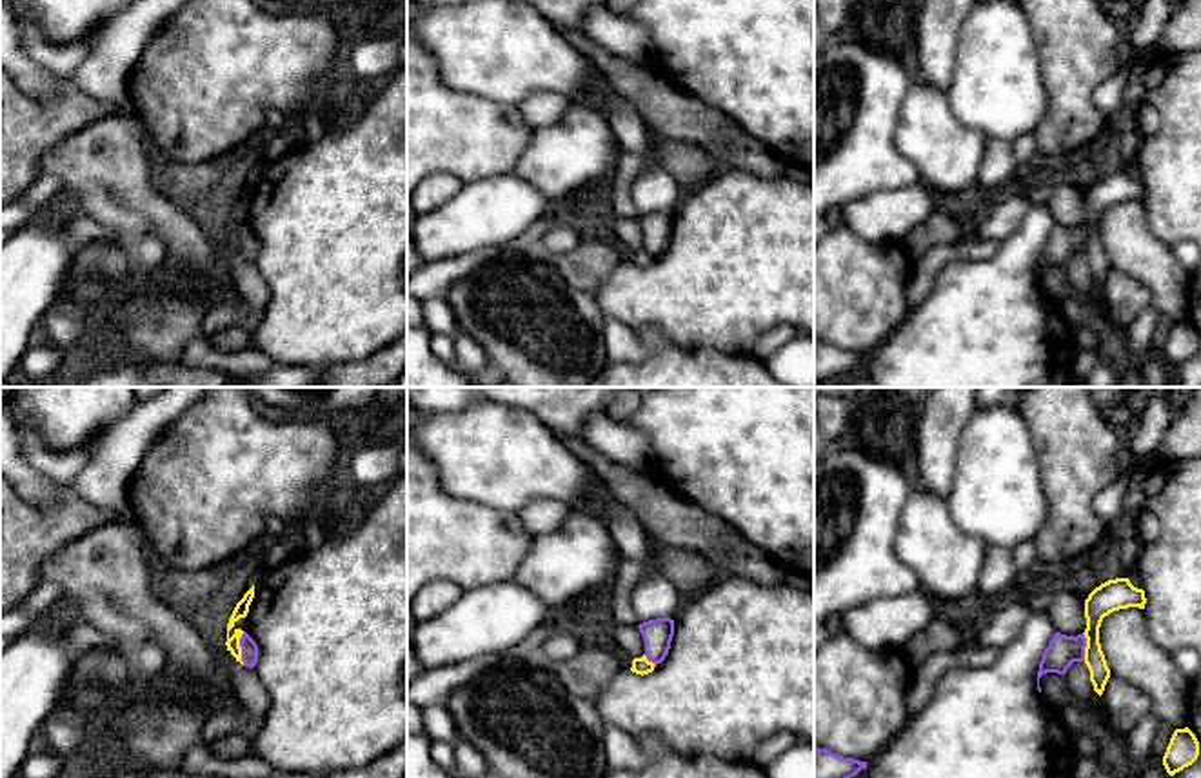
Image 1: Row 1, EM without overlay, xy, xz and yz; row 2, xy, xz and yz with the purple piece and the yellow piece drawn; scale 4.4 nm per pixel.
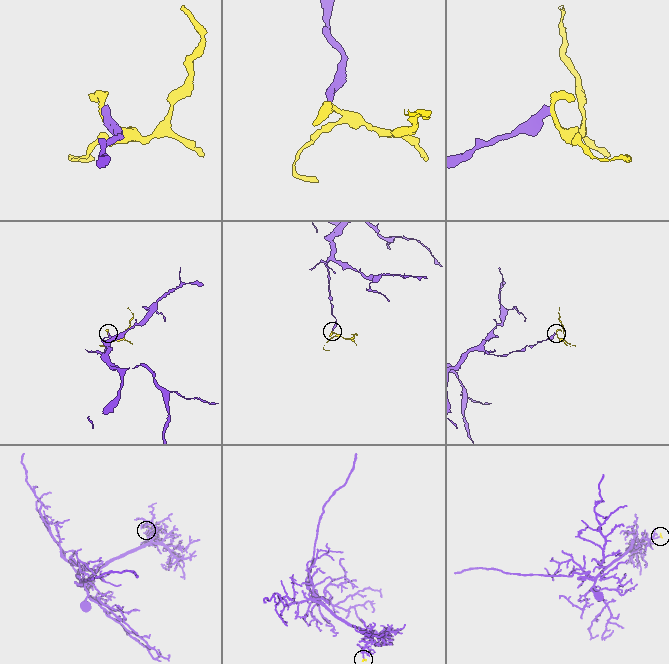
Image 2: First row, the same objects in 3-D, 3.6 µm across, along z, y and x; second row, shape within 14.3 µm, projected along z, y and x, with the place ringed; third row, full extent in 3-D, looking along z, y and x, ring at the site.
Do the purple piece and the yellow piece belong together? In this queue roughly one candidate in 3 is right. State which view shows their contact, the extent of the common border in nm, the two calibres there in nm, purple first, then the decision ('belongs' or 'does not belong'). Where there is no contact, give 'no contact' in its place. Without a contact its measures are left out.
contact in xy; length 150 nm; calibres 80 and 60 nm; does not belong

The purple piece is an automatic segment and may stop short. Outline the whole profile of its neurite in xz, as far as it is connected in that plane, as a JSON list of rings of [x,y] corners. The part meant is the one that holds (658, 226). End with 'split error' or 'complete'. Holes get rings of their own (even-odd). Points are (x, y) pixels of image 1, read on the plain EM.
[[[656,211],[638,218],[645,234],[645,249],[654,258],[661,256],[669,247],[674,229],[674,213]]]; complete

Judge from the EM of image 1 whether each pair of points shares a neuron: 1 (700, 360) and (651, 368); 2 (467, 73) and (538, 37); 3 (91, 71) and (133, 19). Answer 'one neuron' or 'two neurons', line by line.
1: one neuron
2: one neuron
3: one neuron

